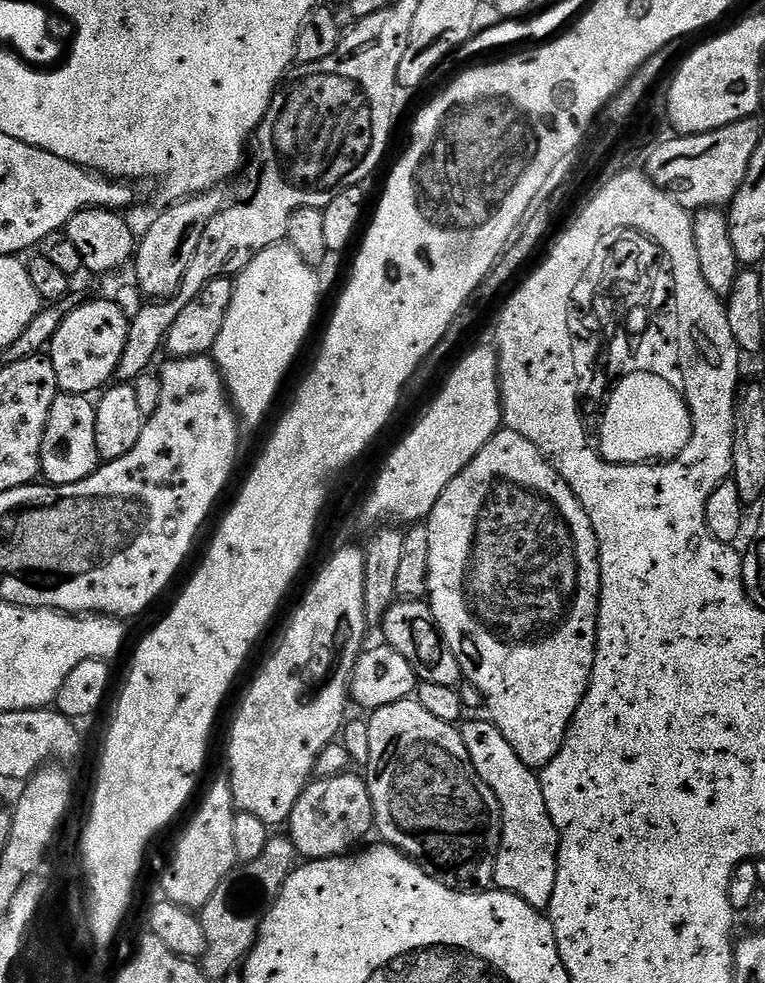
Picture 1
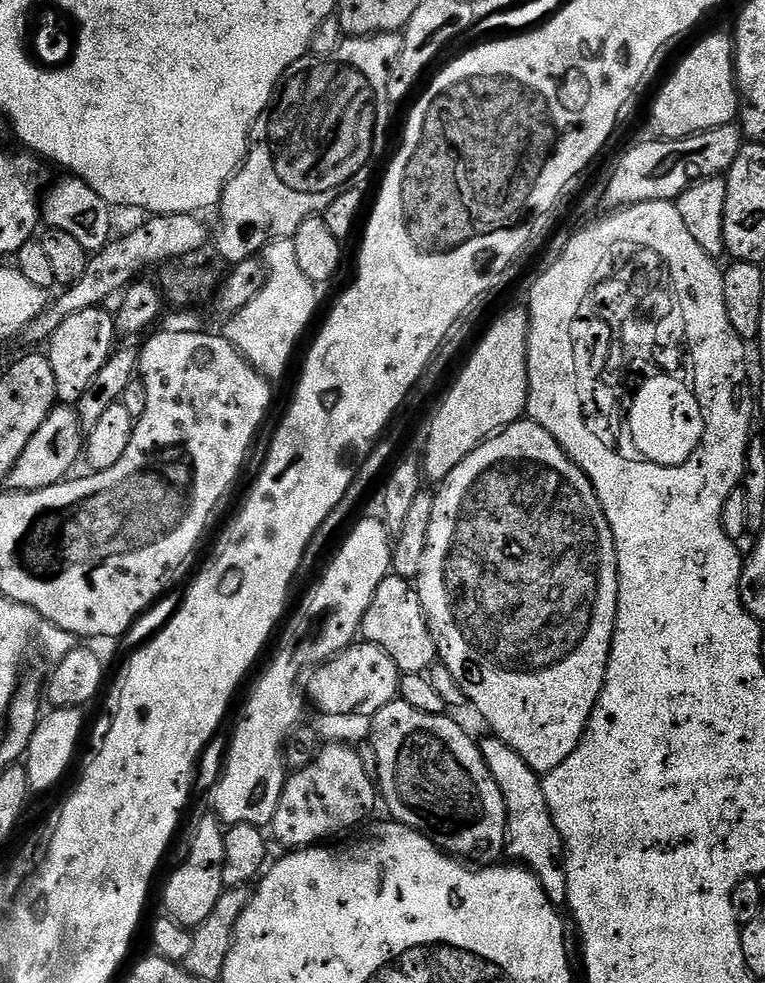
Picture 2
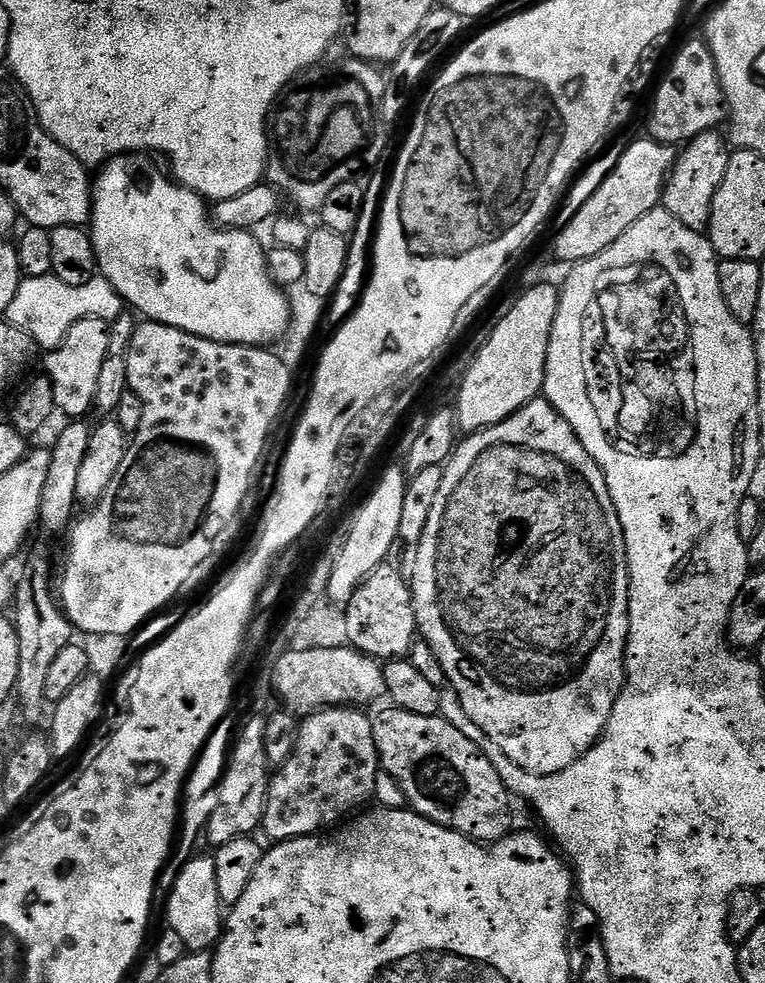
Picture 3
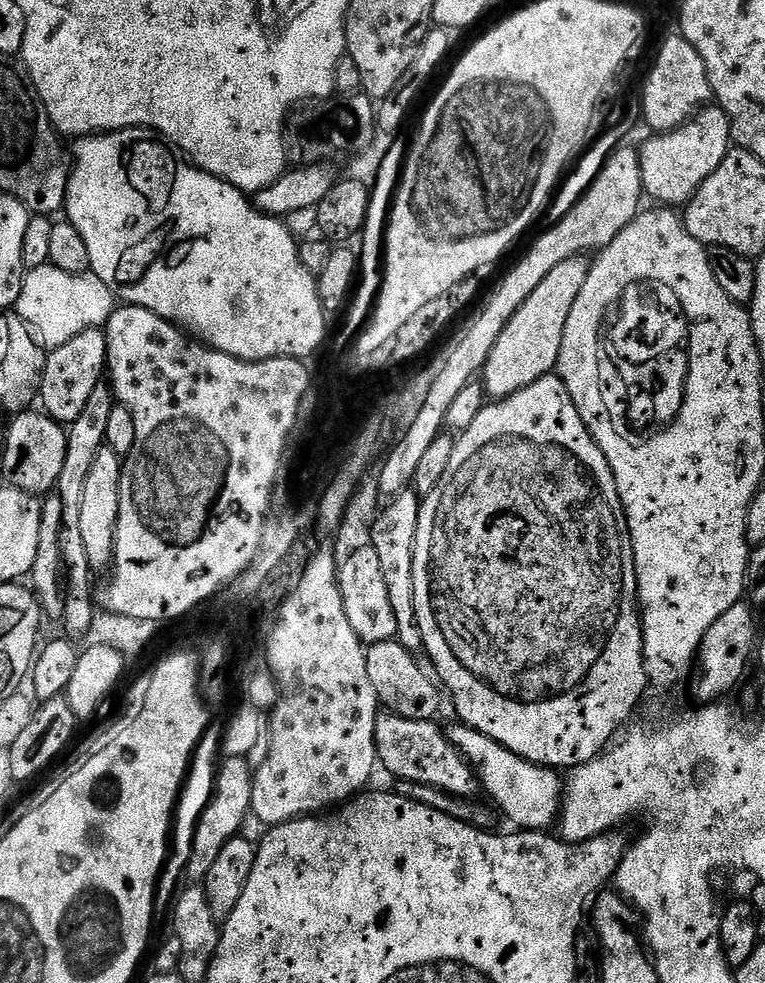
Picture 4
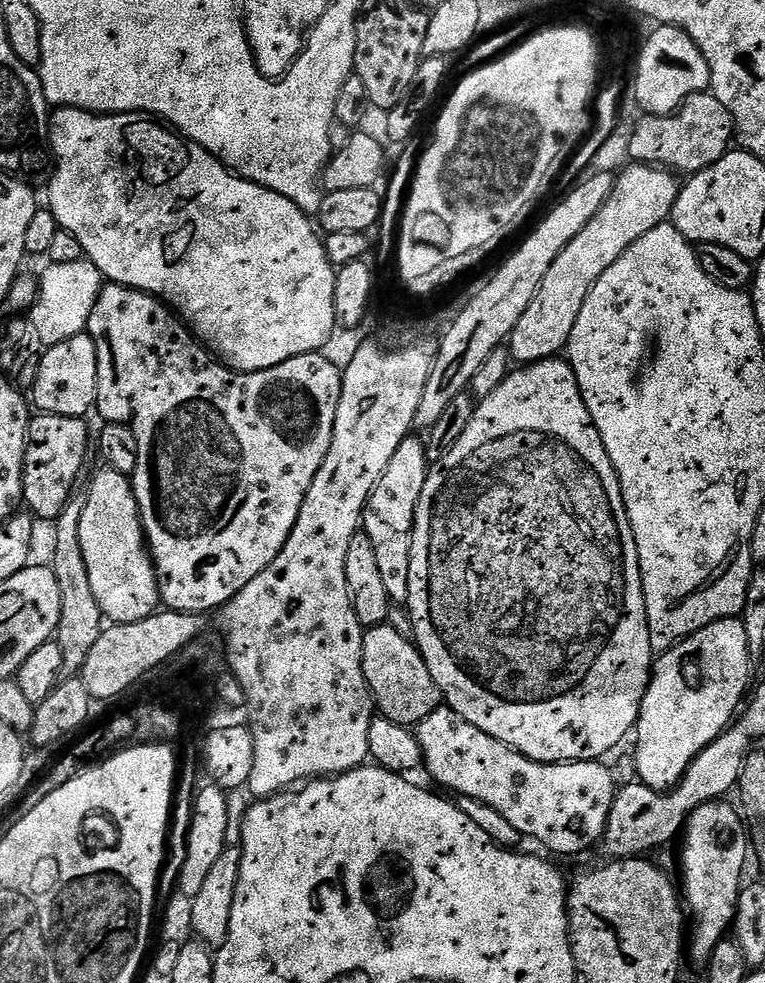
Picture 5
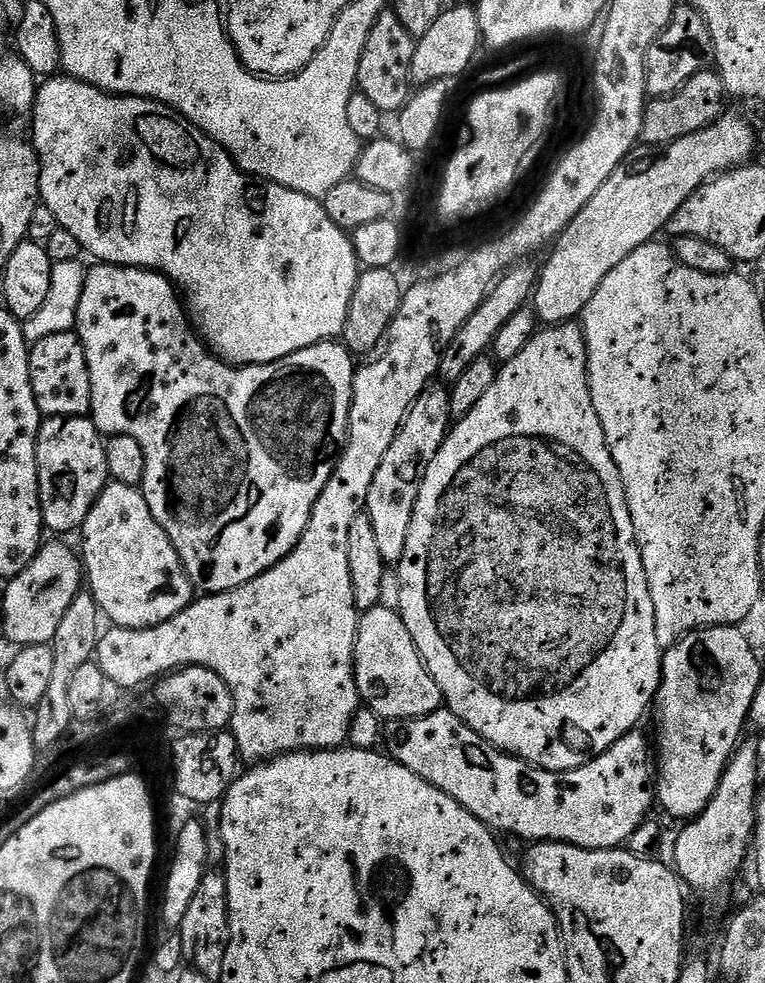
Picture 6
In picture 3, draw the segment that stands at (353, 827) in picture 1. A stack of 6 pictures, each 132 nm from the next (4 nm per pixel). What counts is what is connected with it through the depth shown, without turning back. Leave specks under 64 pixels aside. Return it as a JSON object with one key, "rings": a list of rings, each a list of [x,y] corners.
{"rings":[[[341,706],[321,708],[320,711],[303,717],[293,752],[286,763],[271,773],[268,782],[262,832],[269,836],[269,841],[279,842],[293,840],[299,836],[315,836],[321,830],[331,829],[339,825],[349,814],[363,809],[365,807],[363,804],[375,794],[376,772],[381,771],[380,755],[372,737],[369,713],[364,712],[367,711],[356,706]]]}

